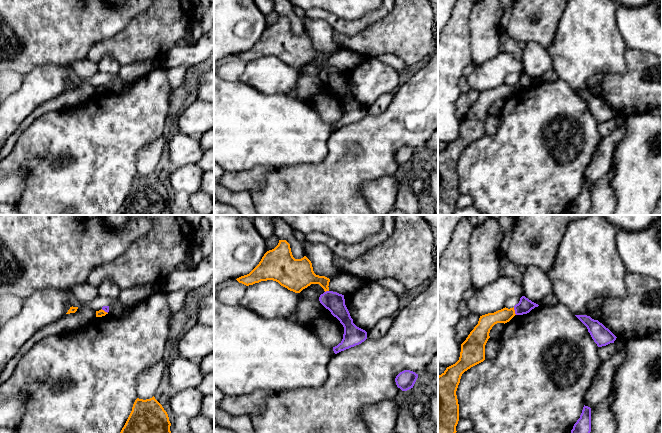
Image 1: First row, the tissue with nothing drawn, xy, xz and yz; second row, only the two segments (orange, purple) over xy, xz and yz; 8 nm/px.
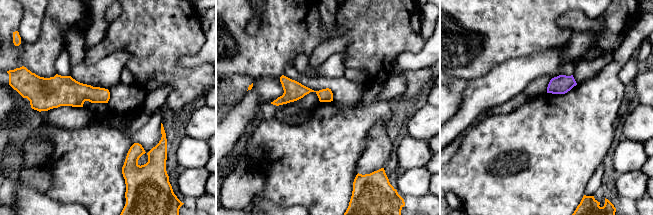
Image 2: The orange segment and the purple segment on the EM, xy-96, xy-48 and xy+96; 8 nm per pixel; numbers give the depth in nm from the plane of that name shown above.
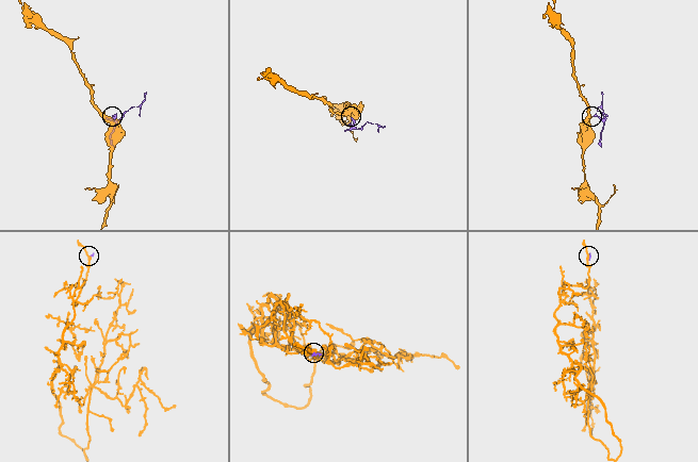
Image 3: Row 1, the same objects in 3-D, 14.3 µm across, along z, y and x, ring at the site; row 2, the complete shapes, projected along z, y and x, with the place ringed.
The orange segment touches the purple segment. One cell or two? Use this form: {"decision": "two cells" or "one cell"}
{"decision": "two cells"}

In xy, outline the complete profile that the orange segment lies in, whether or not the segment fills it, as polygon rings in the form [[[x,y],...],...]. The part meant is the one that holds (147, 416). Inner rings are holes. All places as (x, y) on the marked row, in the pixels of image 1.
[[[154,396],[146,400],[137,398],[120,433],[171,433],[170,426],[167,412]]]

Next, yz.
[[[503,308],[494,313],[488,313],[480,316],[478,324],[470,332],[466,340],[461,344],[459,360],[446,368],[438,376],[438,433],[456,433],[456,426],[459,421],[459,404],[456,395],[458,385],[462,374],[471,367],[485,360],[485,345],[490,338],[489,333],[492,327],[497,323],[507,323],[515,316],[513,308]]]

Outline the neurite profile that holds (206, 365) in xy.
[[[214,352],[208,354],[199,362],[199,367],[203,375],[214,372]]]

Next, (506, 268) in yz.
[[[500,255],[499,274],[502,277],[511,278],[516,284],[521,285],[526,267],[515,265],[507,255]]]

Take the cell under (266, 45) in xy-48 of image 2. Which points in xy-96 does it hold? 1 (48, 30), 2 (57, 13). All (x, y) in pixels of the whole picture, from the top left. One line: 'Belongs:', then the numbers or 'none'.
Belongs: 1, 2

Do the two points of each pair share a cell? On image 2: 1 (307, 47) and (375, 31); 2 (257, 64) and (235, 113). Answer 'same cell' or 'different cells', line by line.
1: different cells
2: different cells

